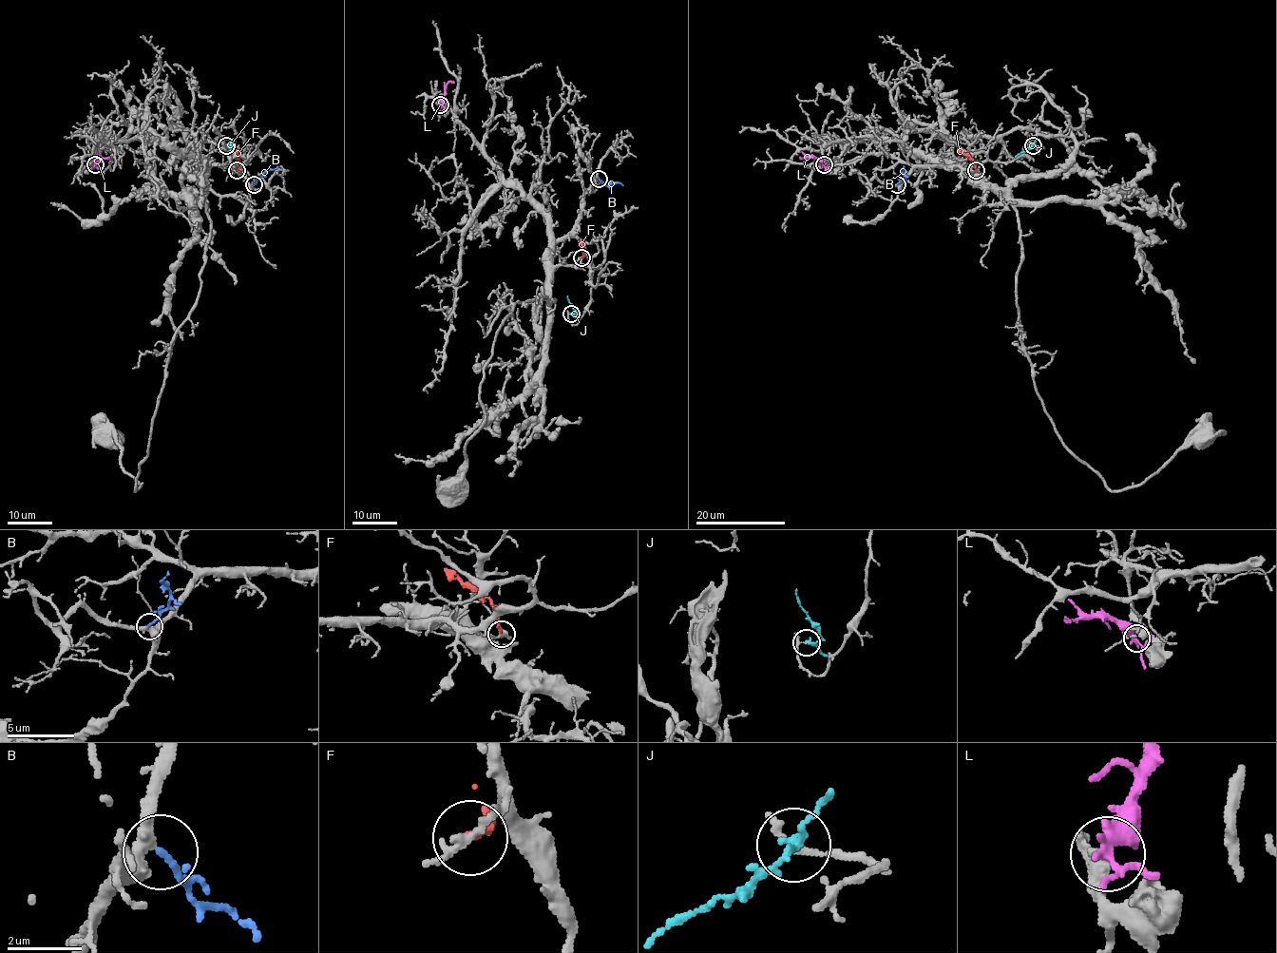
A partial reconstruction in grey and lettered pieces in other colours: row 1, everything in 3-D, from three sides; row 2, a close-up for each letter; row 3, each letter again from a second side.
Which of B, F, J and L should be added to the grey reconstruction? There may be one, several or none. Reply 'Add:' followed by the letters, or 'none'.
Add: B

